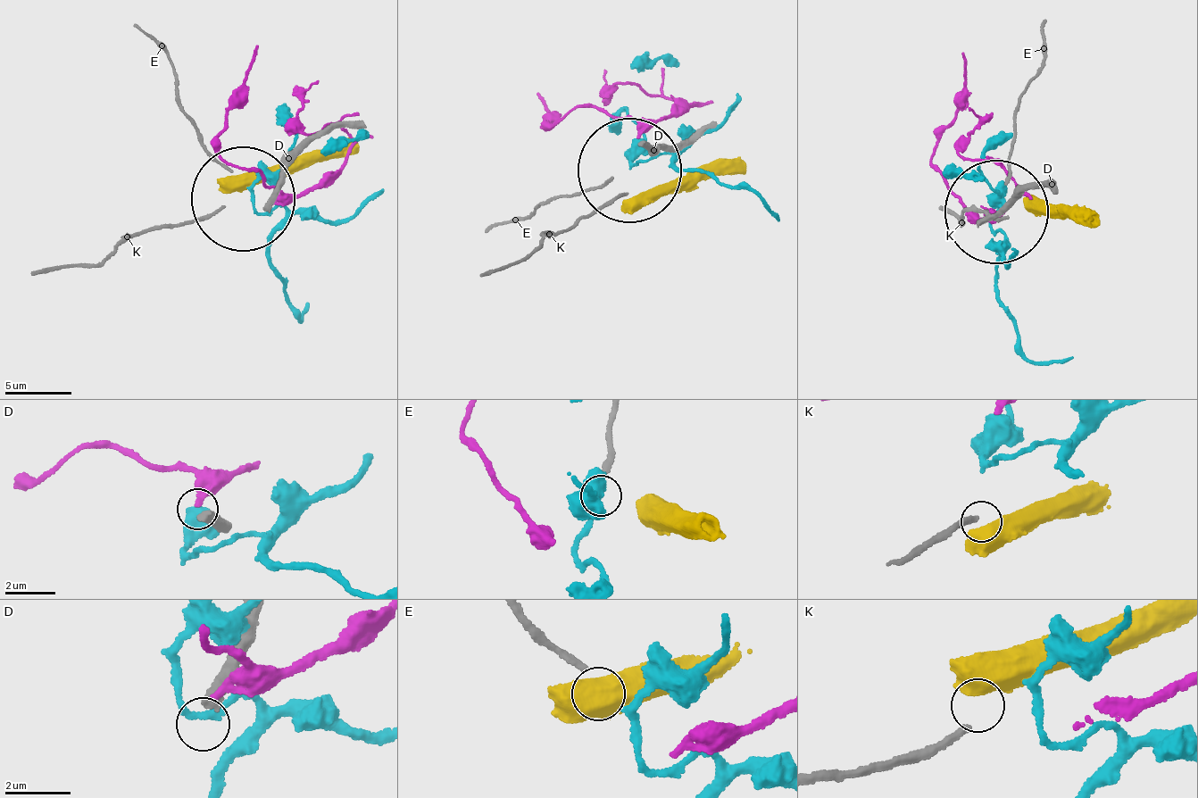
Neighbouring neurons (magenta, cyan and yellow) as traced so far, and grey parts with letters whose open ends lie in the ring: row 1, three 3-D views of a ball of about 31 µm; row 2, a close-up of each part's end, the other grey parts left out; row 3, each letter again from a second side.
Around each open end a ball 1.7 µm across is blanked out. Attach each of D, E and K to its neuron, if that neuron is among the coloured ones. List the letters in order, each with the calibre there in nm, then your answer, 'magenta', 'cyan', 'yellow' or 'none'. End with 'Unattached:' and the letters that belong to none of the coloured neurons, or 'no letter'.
D: 380 nm | none
E: 220 nm | none
K: 220 nm | none
Unattached: D, E, K

